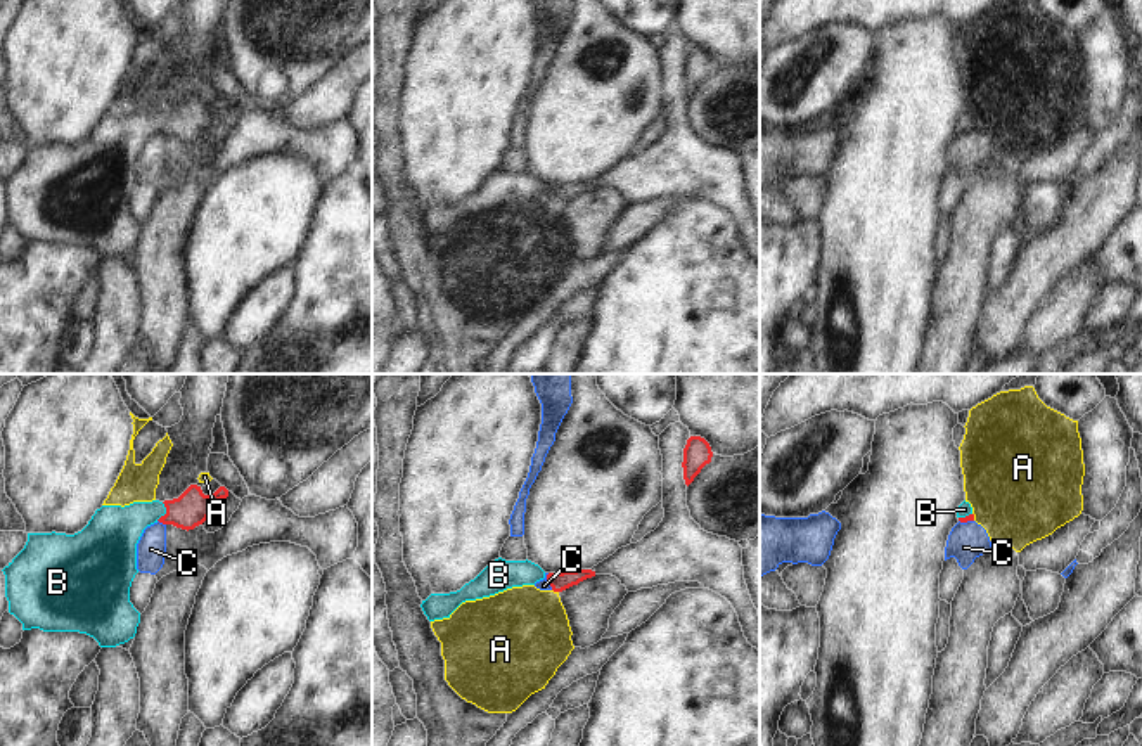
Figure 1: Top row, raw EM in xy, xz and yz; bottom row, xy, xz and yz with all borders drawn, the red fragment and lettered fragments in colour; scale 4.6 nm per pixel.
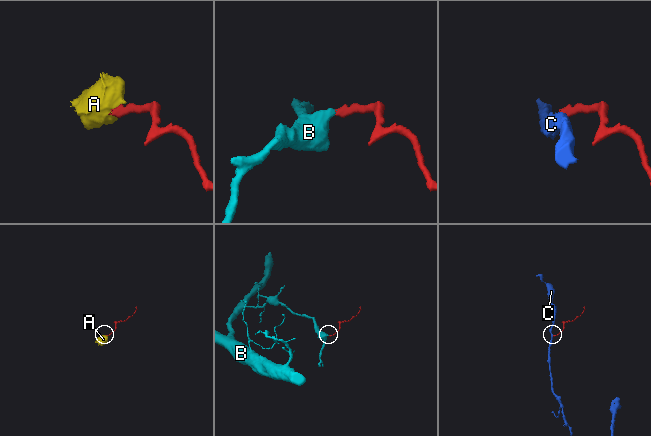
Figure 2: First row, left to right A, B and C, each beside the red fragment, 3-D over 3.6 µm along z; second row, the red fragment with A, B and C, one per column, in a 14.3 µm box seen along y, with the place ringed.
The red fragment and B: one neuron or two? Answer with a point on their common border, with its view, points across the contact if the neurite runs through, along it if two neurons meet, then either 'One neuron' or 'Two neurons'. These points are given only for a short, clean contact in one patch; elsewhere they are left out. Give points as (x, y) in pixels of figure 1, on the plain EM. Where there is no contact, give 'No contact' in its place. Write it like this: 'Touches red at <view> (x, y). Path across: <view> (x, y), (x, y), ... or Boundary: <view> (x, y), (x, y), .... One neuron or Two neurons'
Touches red at xy (166, 125). Path across: xy (192, 120), (186, 125), (166, 125), (139, 127), (116, 142). One neuron.

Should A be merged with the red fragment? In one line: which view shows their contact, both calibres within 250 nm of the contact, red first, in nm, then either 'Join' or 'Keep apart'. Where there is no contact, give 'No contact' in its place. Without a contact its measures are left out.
Touches red in xz. Thickness 90 nm (red) against 420 nm. Keep apart.

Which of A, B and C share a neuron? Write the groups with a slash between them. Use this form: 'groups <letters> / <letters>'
groups A / B / C

